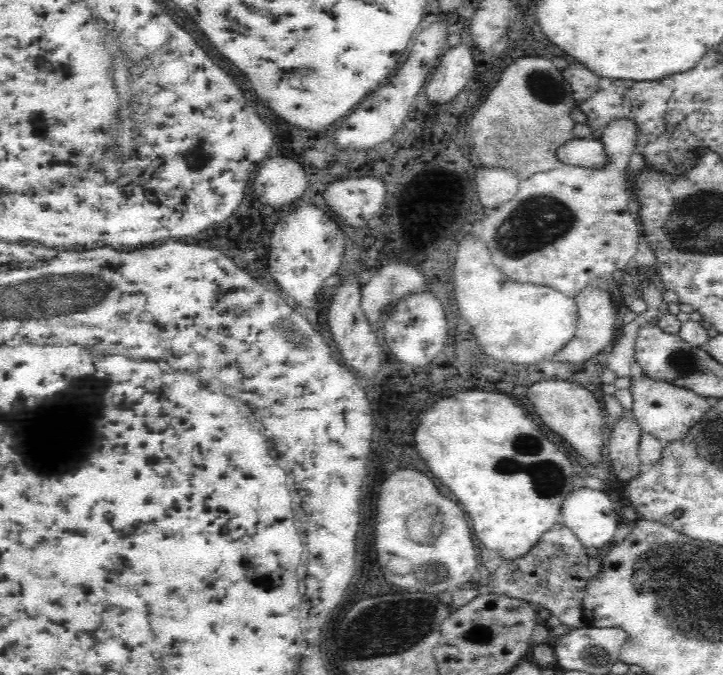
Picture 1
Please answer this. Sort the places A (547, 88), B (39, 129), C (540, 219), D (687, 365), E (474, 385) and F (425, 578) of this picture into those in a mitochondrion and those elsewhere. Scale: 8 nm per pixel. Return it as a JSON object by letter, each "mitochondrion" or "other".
{"A":"mitochondrion","B":"other","C":"mitochondrion","D":"mitochondrion","E":"other","F":"mitochondrion"}

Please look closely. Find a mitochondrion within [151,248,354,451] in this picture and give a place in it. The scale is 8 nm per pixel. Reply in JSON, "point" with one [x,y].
{"point":[294,339]}

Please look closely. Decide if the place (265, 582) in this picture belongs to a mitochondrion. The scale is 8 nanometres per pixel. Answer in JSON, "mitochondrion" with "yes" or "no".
{"mitochondrion":"no"}

